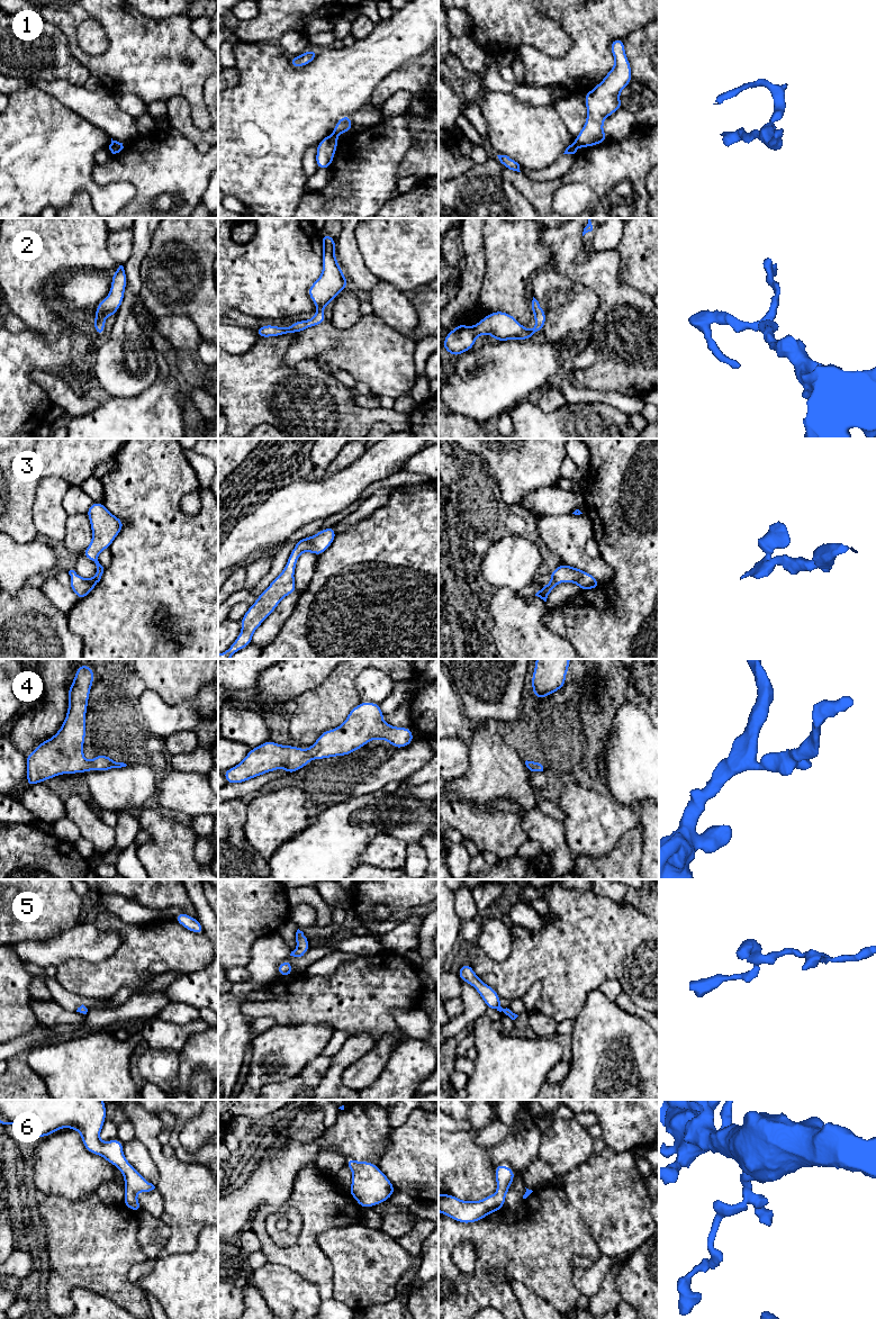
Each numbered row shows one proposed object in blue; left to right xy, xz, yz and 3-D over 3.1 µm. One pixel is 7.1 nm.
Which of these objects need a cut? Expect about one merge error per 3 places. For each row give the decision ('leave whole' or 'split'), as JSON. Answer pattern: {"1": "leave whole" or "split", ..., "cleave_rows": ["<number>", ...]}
{"1": "split", "2": "leave whole", "3": "leave whole", "4": "leave whole", "5": "leave whole", "6": "leave whole", "cleave_rows": ["1"]}

